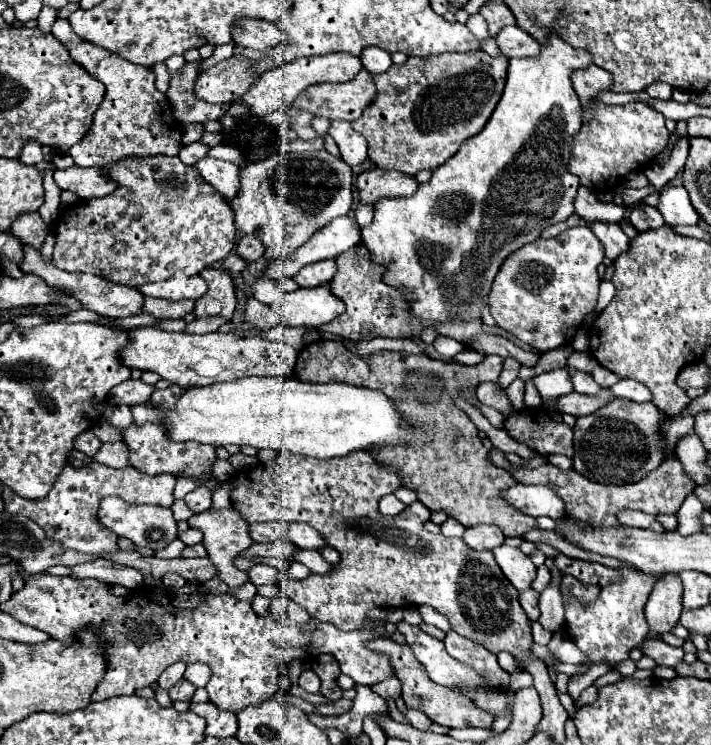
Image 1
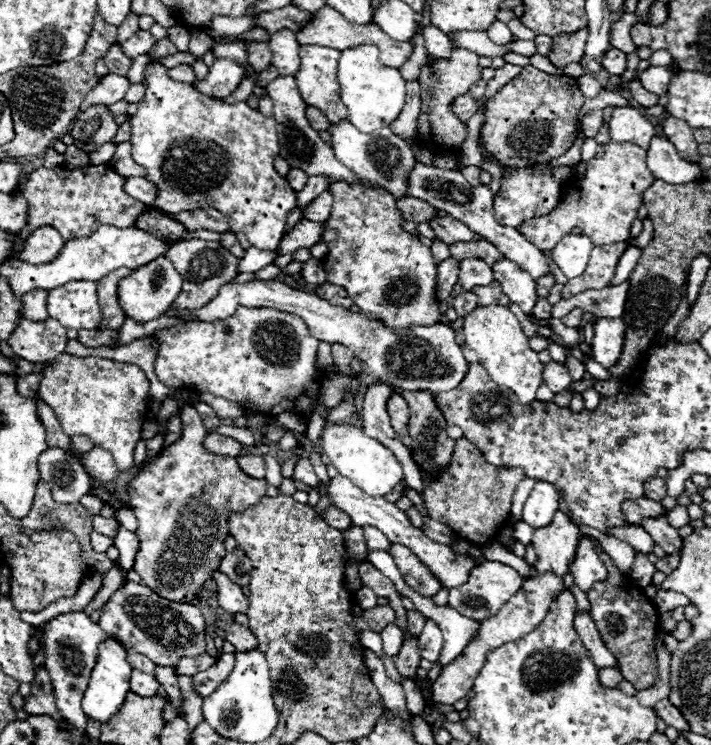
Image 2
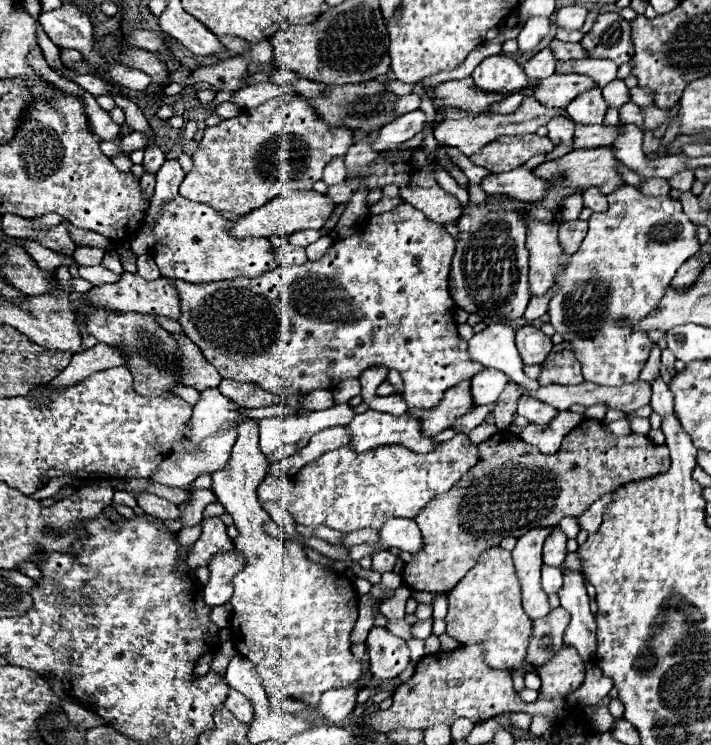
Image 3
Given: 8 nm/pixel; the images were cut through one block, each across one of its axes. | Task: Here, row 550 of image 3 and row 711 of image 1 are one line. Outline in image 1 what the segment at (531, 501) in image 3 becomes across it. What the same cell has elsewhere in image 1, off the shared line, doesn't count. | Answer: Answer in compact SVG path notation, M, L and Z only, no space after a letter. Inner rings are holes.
M376 638L376 640L368 642L368 648L374 652L386 650L386 656L390 658L390 666L402 684L402 700L408 708L424 712L432 722L446 726L446 728L466 728L466 726L490 728L492 726L494 718L488 716L488 712L476 708L472 704L472 700L468 700L466 696L460 696L458 692L452 692L448 688L440 688L438 684L432 684L432 680L428 680L428 674L424 672L424 668L420 668L420 662L416 660L416 656L412 656L412 650L408 648L408 644L400 646L390 638Z

